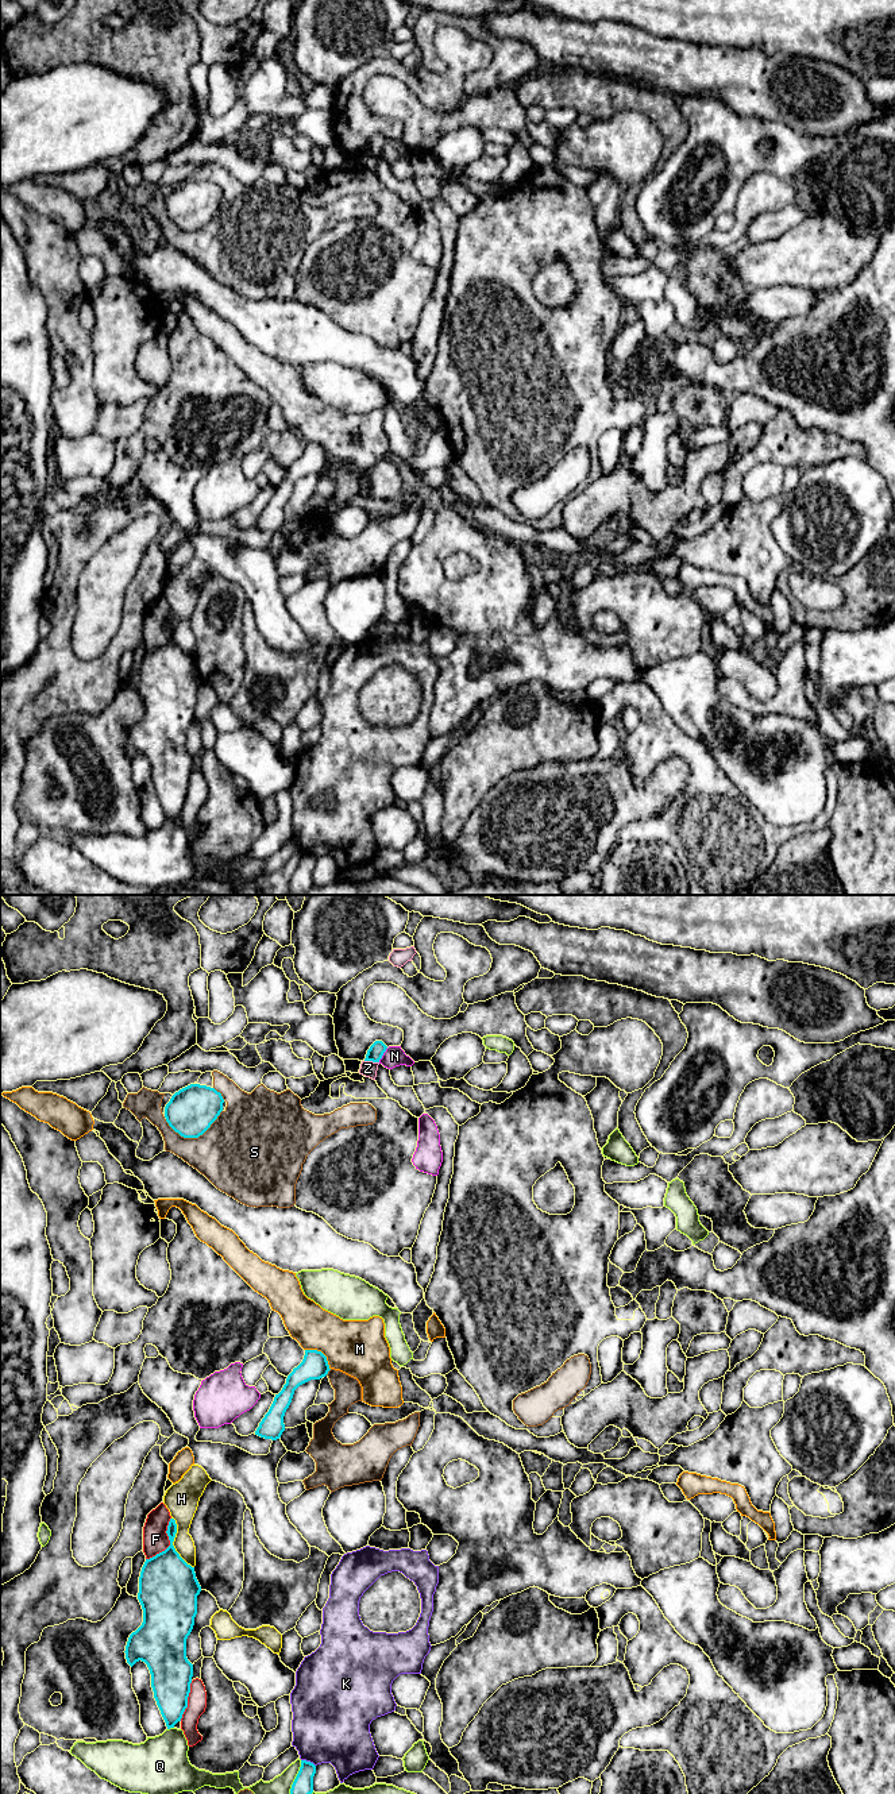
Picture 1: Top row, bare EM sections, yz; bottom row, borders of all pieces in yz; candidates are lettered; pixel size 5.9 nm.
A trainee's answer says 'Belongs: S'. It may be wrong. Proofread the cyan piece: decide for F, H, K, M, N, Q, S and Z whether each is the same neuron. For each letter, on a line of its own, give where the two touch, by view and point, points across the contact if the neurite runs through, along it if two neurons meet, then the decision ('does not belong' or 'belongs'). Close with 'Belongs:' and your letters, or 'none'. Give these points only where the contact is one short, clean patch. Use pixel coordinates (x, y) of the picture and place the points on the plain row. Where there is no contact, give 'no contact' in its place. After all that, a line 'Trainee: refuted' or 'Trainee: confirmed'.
F: contact yz (170, 636); does not belong
H: contact yz (172, 636); does not belong
K: contact yz (308, 855); does not belong
M: contact yz (321, 446); does not belong
N: contact yz (382, 147); does not belong
Q: contact yz (294, 874); does not belong
S: contact yz (195, 230); does not belong
Z: contact yz (371, 153); does not belong
Belongs: none
Trainee: refuted

